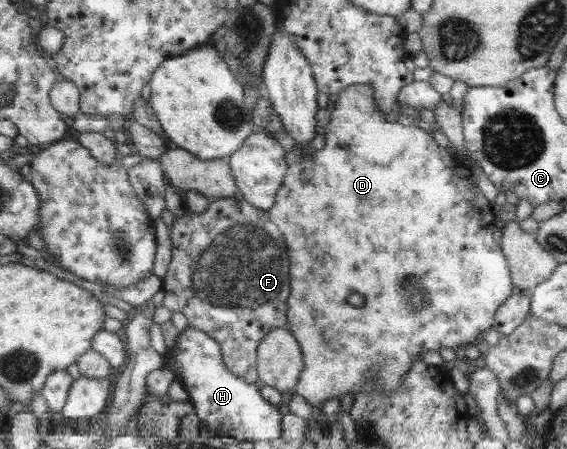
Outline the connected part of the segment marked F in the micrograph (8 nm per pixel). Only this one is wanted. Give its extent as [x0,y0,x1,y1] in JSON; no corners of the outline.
[162,198,292,383]

